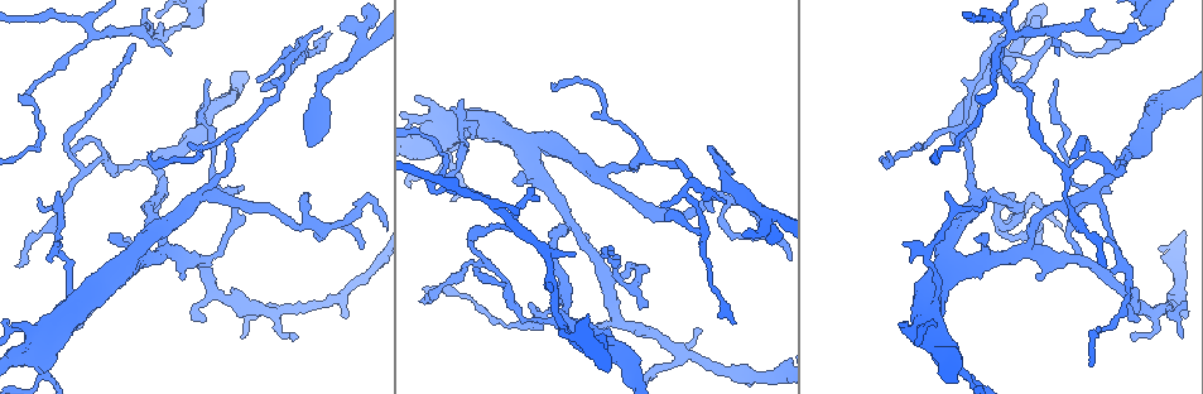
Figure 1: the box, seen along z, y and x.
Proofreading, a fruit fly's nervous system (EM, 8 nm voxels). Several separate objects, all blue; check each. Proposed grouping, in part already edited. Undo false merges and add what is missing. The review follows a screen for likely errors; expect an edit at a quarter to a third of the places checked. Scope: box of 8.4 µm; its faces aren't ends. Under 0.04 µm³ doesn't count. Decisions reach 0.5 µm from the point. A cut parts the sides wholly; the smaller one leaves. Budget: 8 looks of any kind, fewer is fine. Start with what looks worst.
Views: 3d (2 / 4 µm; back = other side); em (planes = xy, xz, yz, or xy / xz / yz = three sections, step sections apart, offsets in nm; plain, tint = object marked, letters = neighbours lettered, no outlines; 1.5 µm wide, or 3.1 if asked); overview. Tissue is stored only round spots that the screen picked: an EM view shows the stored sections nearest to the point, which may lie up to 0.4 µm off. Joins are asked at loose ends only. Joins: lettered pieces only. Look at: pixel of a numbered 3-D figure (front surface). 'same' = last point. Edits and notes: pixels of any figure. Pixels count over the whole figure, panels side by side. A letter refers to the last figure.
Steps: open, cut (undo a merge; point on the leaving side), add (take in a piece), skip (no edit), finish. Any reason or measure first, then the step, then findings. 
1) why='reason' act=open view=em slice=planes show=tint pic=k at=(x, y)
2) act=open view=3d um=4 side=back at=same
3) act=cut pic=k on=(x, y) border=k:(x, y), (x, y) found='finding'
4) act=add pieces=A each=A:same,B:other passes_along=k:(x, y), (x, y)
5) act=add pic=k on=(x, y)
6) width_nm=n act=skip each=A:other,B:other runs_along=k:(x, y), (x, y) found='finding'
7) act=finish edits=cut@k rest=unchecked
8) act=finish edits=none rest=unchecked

why='free end' act=open view=3d um=4 pic=1 at=(743, 232)

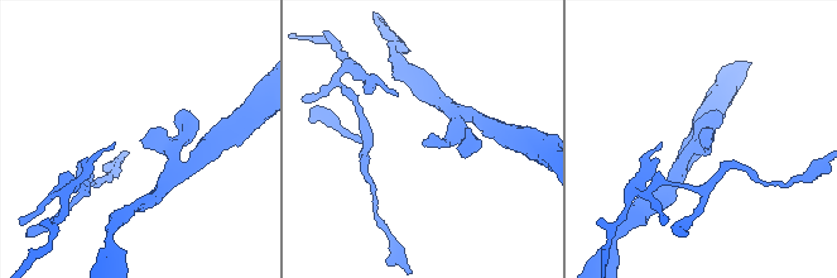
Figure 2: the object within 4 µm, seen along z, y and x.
why='now the EM' act=open view=em slice=planes show=tint pic=2 at=(140, 141)

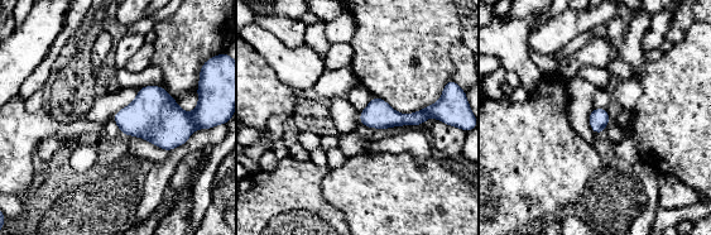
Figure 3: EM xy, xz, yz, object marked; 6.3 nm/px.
act=open view=em slice=planes show=letters at=same

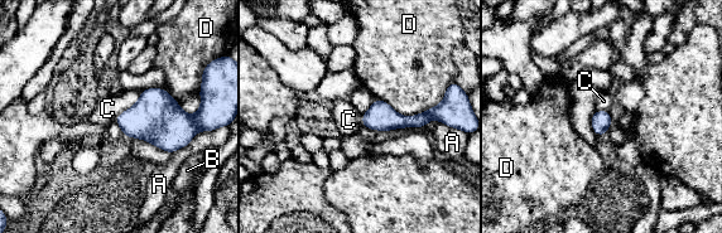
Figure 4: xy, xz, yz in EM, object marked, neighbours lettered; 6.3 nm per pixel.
longest_contact=D:440nm act=skip each=A:other,B:other,C:other,D:other border=4:(140, 92), (139, 98), (114, 120) found='no lettered piece goes on from it'

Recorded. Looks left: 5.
why='branch stops here' act=open view=3d um=4 pic=1 at=(147, 152)

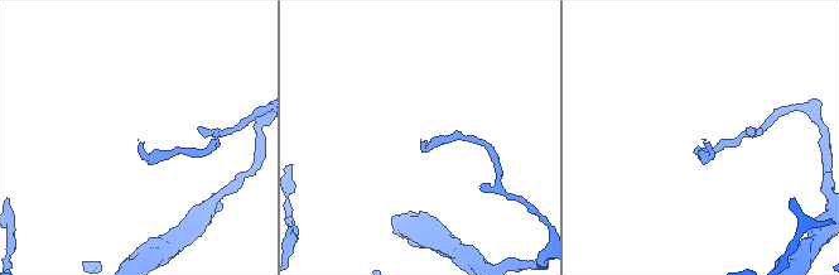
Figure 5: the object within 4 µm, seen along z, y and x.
why='now the EM' act=open view=em slice=planes show=plain pic=5 at=(425, 144)

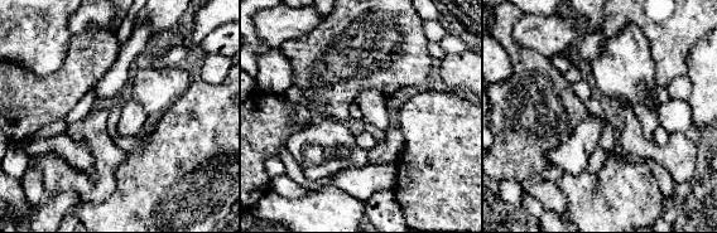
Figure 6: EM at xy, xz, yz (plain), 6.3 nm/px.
why='see the neighbours' act=open view=em slice=planes show=letters at=same

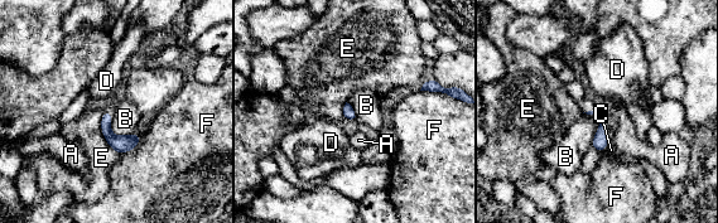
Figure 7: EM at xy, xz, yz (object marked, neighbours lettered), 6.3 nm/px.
width_nm=70 act=skip each=A:other,B:other,C:other,D:other,E:other,F:other border=7:(111, 114), (115, 135), (135, 132) found='no lettered piece goes on from it'

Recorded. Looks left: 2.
why='thin end' act=open view=em slice=yz step=4 show=tint pic=1 at=(983, 198)

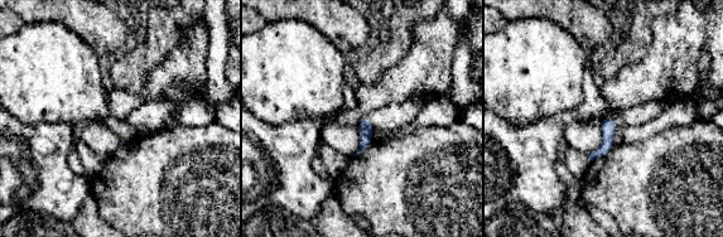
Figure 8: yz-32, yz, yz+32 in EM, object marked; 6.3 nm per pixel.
why='another direction' act=open view=em slice=planes show=letters at=same

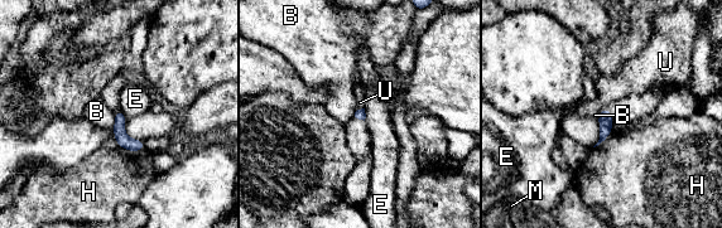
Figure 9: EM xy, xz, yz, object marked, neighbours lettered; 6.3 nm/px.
act=skip each=B:other,E:other,H:other,M:other,U:other found='no lettered piece goes on from it'

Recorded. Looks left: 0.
act=finish edits=none rest=unchecked

